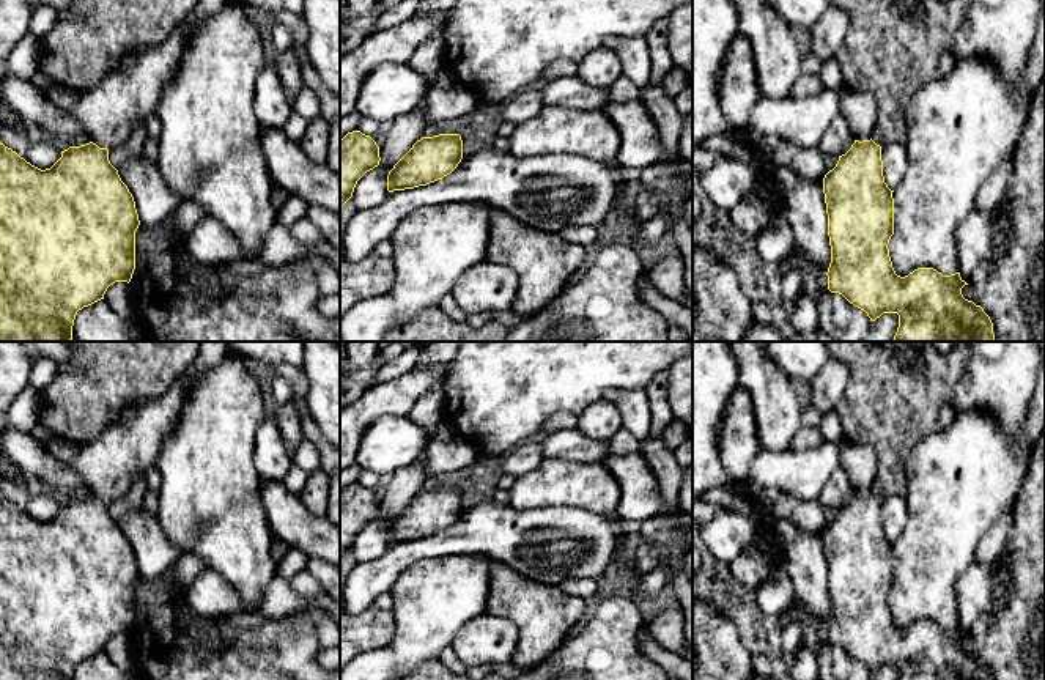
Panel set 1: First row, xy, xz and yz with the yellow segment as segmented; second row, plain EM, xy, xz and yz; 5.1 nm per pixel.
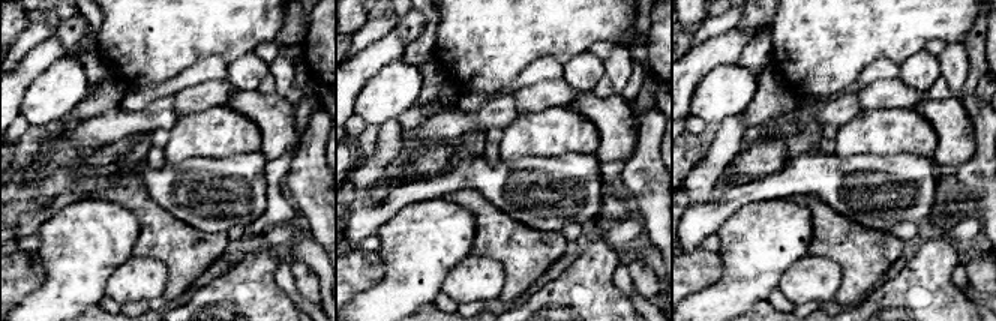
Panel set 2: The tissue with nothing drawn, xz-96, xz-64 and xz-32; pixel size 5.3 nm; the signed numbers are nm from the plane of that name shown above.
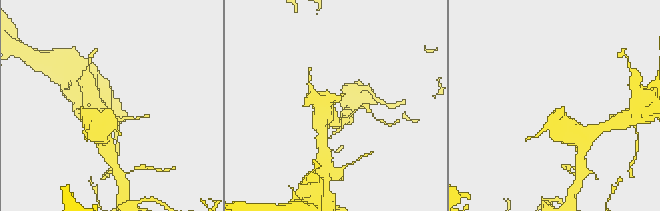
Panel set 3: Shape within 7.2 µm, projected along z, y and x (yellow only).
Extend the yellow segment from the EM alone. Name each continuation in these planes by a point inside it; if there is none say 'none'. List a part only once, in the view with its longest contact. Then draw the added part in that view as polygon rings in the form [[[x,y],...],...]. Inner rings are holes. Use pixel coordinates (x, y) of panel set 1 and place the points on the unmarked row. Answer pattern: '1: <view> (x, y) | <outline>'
1: xy (125, 450) | [[[200,342],[194,360],[164,395],[127,408],[66,464],[80,474],[99,501],[124,496],[135,479],[157,468],[161,449],[179,420],[189,389],[201,373],[228,359],[223,342]]]

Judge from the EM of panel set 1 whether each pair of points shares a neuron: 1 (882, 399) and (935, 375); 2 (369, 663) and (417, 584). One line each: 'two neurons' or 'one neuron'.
1: one neuron
2: one neuron

